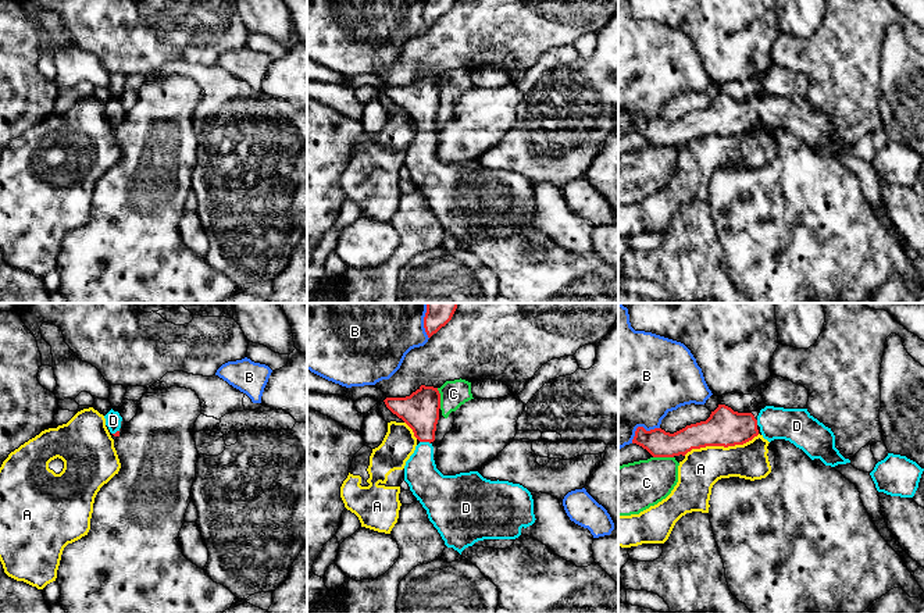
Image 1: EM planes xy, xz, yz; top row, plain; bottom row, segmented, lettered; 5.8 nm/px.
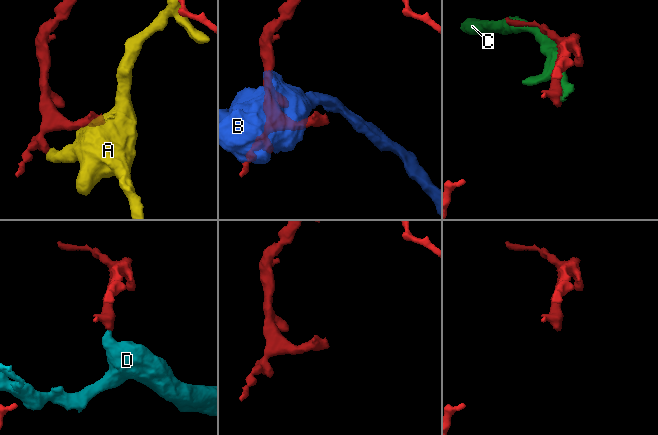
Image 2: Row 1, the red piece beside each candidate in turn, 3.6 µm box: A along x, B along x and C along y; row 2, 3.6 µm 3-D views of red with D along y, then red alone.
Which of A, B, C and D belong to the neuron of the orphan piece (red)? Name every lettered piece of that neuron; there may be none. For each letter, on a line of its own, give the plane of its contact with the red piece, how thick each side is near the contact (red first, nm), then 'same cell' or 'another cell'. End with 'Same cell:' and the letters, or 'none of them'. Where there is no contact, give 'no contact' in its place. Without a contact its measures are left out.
A: yz | 220/240 nm | another cell
B: yz | 160/480 nm | another cell
C: xz | 220/160 nm | another cell
D: xz | 220/200 nm | same cell
Same cell: D

